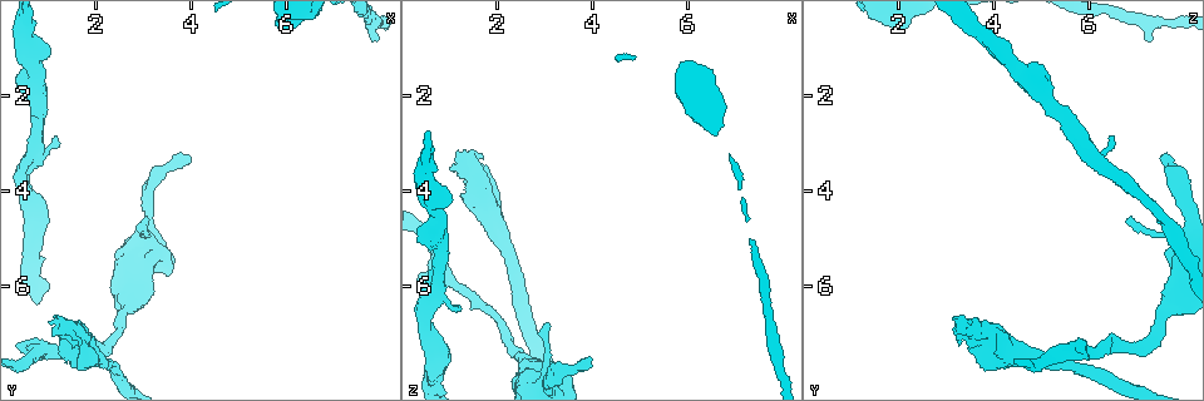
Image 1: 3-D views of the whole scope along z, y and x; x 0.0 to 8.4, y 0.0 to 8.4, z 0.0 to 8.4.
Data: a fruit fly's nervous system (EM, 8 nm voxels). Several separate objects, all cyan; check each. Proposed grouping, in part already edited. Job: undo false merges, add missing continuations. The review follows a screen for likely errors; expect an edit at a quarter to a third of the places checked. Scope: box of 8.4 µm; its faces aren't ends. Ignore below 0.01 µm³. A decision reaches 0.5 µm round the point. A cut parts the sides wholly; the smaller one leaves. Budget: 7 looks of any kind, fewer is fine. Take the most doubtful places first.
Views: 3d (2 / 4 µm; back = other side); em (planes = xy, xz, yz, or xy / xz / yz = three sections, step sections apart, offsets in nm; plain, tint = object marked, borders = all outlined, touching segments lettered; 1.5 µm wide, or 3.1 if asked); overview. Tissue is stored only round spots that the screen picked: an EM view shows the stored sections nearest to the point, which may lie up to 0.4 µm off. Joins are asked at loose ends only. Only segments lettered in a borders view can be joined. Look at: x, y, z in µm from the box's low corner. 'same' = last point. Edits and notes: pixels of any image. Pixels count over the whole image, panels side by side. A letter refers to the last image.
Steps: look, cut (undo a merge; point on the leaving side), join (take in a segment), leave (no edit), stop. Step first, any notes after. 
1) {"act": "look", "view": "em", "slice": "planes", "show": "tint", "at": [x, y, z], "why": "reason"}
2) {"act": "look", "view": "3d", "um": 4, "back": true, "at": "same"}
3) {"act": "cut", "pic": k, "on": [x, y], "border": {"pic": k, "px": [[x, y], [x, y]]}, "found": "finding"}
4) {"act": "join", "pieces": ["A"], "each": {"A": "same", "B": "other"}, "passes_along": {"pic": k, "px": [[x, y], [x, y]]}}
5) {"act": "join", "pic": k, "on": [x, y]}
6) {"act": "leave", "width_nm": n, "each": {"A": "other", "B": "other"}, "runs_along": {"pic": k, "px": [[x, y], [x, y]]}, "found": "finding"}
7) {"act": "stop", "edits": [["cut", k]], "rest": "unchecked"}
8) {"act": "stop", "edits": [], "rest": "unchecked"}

{"act": "look", "view": "em", "slice": "xz", "step": 8, "show": "tint", "at": [1.20, 6.65, 3.15], "why": "stops while still wide"}

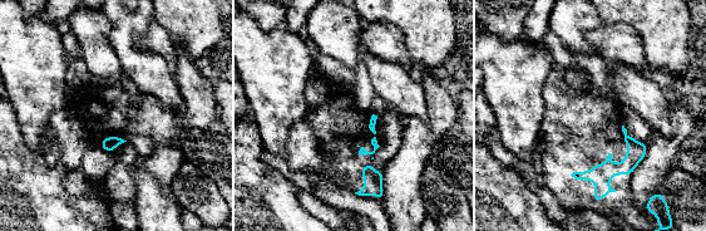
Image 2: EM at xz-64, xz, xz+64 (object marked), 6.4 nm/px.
{"act": "look", "view": "em", "slice": "planes", "show": "borders", "at": "same", "why": "cut it another way"}

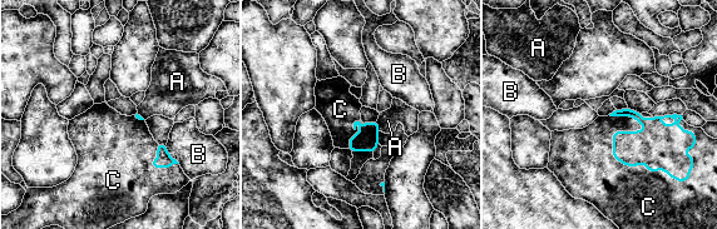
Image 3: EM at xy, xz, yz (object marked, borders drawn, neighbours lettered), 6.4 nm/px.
{"act": "join", "pieces": ["C"], "each": {"A": "other", "B": "other", "C": "same"}, "passes_along": {"pic": 3, "px": [[631, 148], [613, 135], [583, 160]]}, "found": "it goes on there"}

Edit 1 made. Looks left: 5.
{"act": "look", "view": "3d", "um": 4, "at": [2.55, 6.65, 7.55], "why": "calibre changes"}

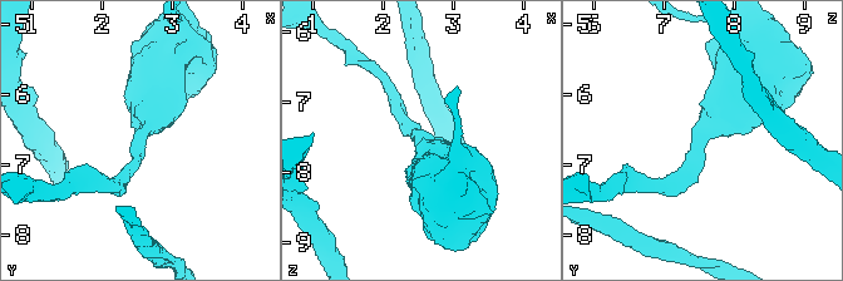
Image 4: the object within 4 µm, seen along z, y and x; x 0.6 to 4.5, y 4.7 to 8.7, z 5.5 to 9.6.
{"act": "look", "view": "em", "slice": "xz", "step": 4, "show": "tint", "at": [2.55, 6.60, 7.55], "arm_widths_nm": [170, 700], "why": "need the tissue"}

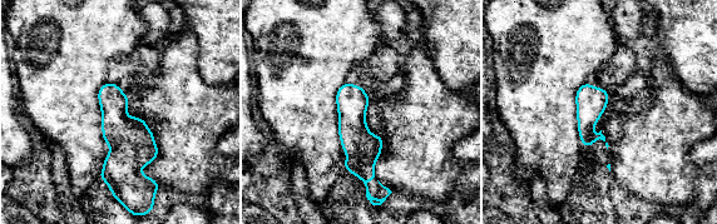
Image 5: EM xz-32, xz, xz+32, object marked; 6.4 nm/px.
{"act": "look", "view": "em", "slice": "planes", "show": "borders", "at": "same"}

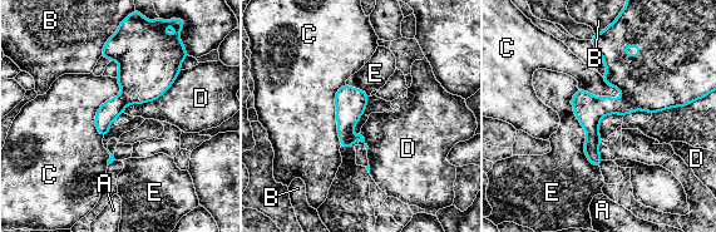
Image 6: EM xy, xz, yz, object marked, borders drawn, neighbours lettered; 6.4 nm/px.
{"act": "leave", "each": {"A": "other", "B": "other", "C": "other", "D": "other", "E": "other"}, "found": "continuous, no second neuron"}

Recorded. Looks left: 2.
{"act": "stop", "edits": [["join", 3]], "rest": "unchecked"}

